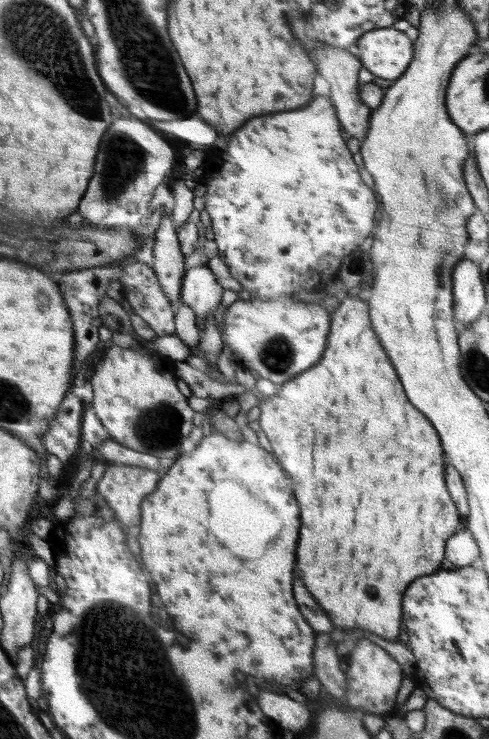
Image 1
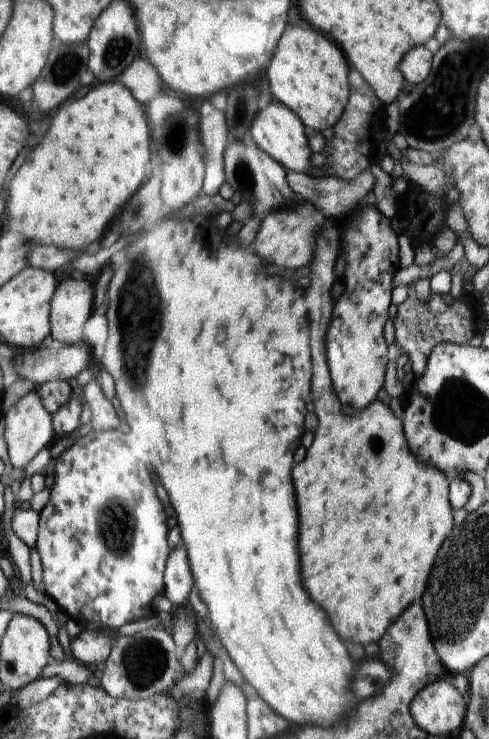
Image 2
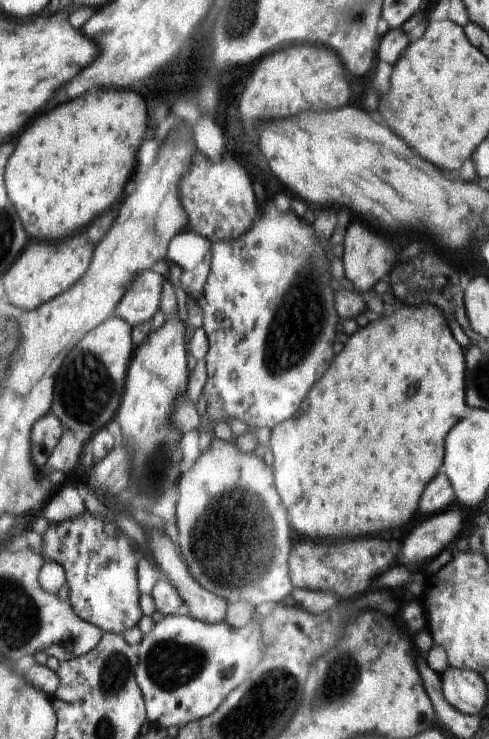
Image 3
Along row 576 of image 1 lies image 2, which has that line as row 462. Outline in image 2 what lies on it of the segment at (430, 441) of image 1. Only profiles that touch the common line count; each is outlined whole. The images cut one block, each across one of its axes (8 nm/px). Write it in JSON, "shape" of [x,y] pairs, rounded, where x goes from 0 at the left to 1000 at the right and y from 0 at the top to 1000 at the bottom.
{"shape":[[[681,298],[671,299],[646,317],[642,341],[642,373],[634,392],[624,395],[632,425],[632,467],[640,507],[636,533],[650,560],[650,582],[626,620],[601,631],[597,652],[605,647],[605,679],[609,679],[609,744],[618,788],[638,812],[667,825],[683,853],[699,866],[753,871],[773,869],[789,850],[822,831],[830,820],[859,809],[871,798],[875,774],[888,766],[896,742],[912,723],[924,717],[926,701],[918,678],[918,651],[890,633],[859,631],[843,617],[822,571],[781,543],[761,543],[724,563],[699,560],[699,547],[679,522],[675,499],[665,478],[665,455],[681,424],[683,405],[675,392],[683,387],[683,360],[693,349],[695,309]]]}

